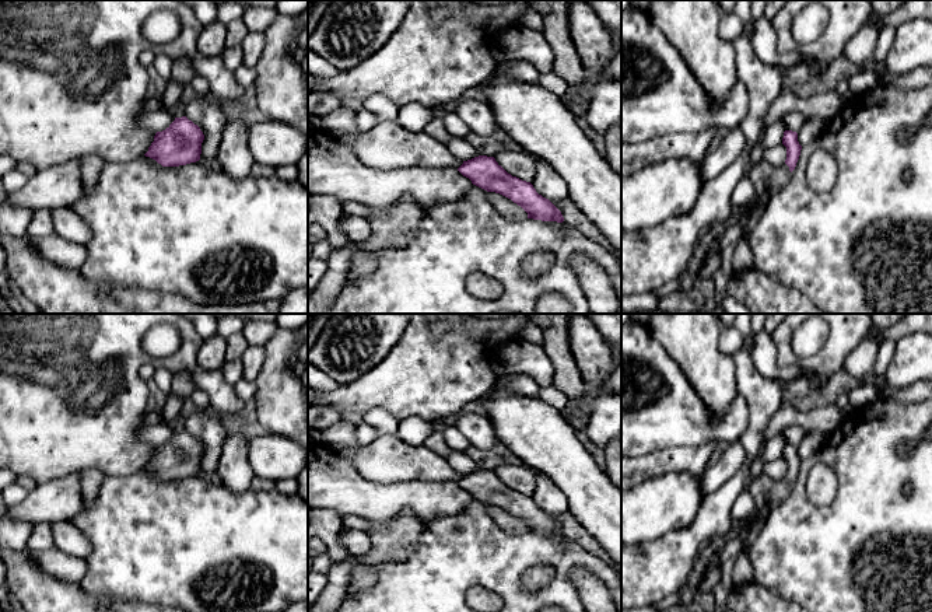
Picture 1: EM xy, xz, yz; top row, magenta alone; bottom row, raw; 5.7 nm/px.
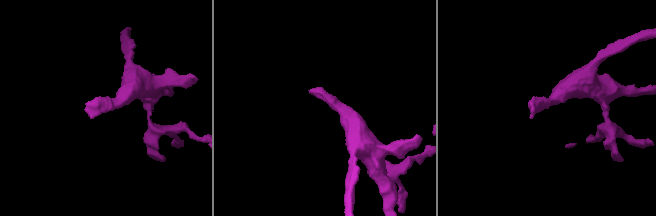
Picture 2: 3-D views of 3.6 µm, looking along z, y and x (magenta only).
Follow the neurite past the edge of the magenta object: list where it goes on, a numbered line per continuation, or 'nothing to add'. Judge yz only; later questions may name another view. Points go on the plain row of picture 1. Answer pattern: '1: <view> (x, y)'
1: yz (767, 493)

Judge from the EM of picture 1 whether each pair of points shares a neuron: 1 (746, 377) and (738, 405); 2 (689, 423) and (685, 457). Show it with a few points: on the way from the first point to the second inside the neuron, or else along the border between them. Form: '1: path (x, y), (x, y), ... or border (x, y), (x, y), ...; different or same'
1: border (738, 391), (746, 404), (747, 427); different
2: border (715, 441), (654, 451); different

